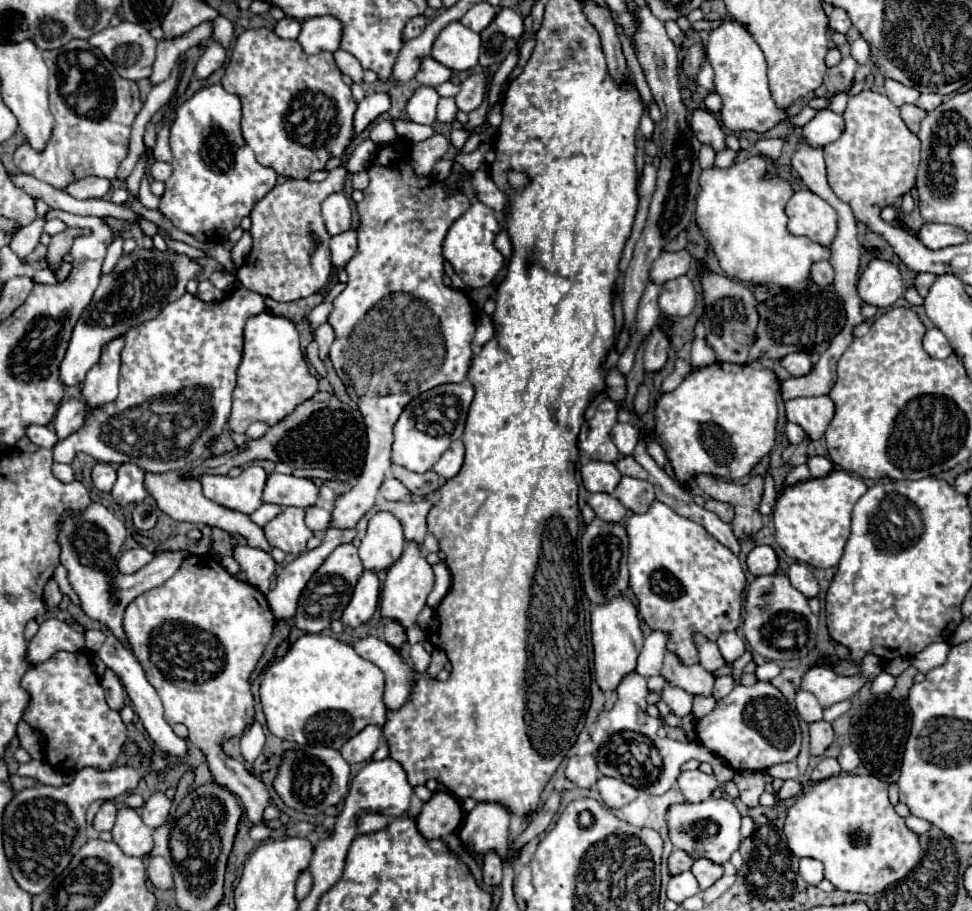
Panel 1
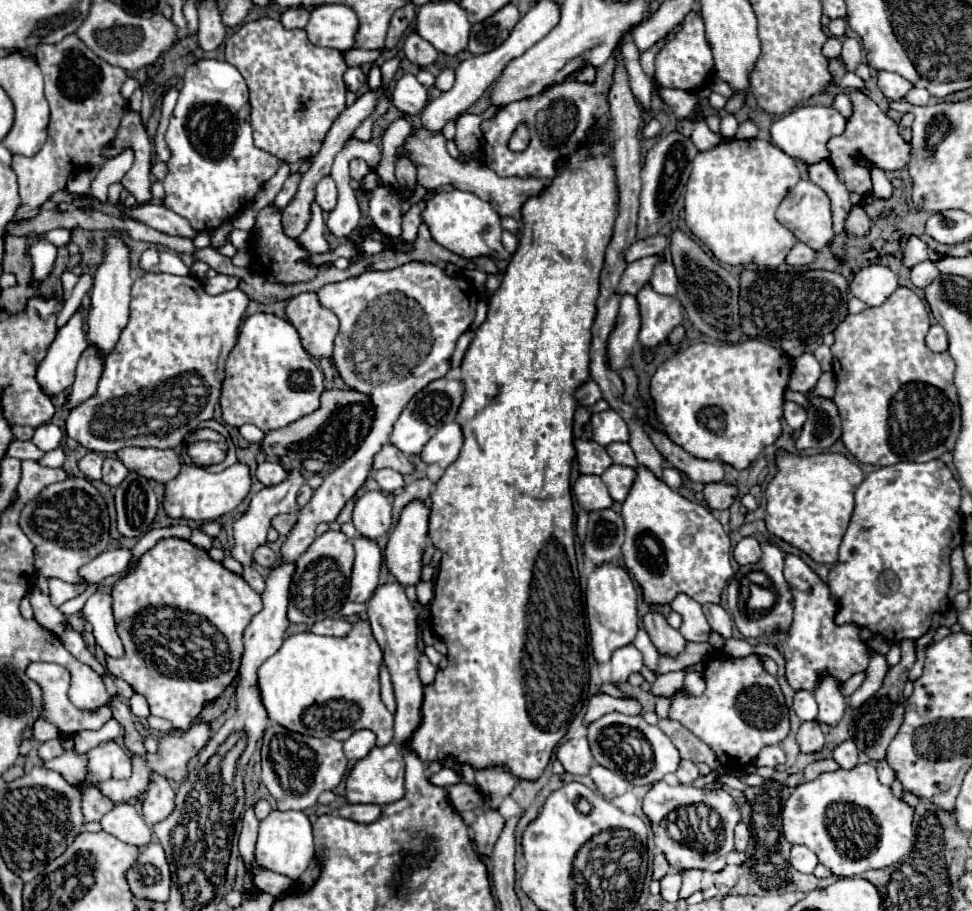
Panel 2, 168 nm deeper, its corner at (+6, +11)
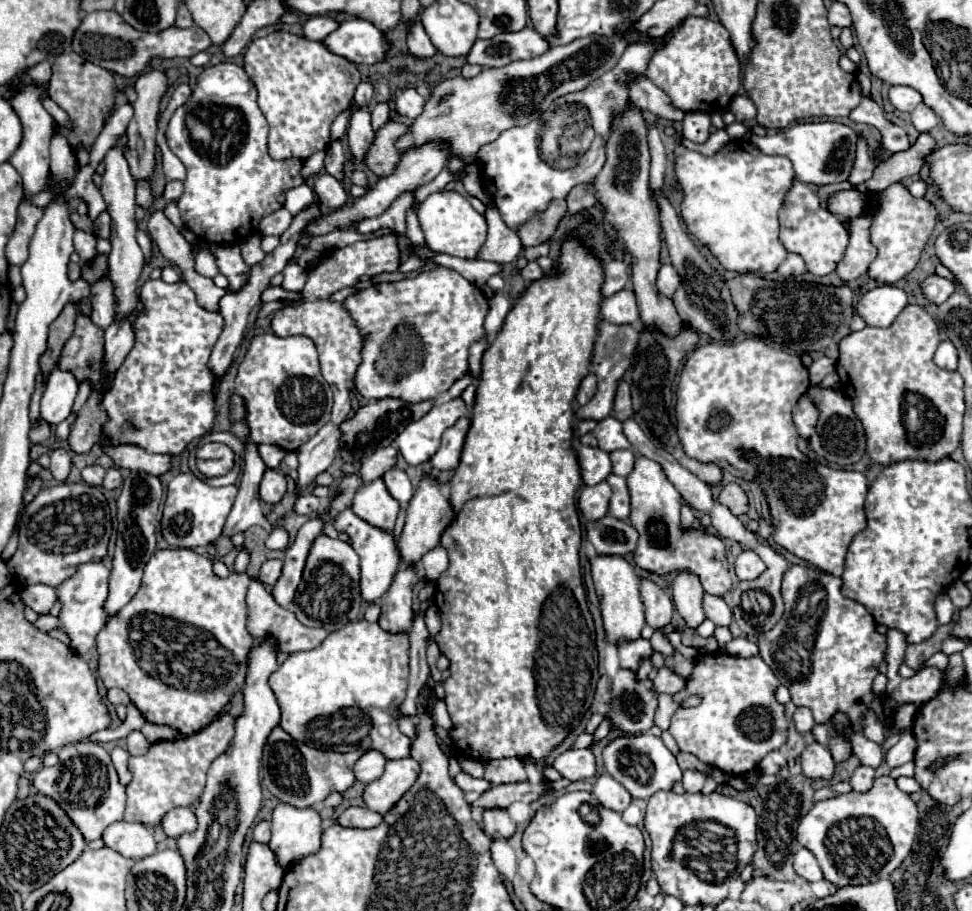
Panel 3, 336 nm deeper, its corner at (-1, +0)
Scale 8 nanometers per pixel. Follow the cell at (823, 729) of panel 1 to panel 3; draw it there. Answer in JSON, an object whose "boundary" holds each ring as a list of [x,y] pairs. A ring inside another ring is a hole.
{"boundary":[[[812,742],[802,752],[802,772],[810,780],[832,780],[834,760],[826,746]]]}

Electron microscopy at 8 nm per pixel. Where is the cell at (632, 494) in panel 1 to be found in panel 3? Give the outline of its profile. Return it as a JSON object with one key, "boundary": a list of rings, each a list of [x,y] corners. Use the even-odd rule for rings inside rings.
{"boundary":[[[610,474],[608,480],[606,480],[612,488],[612,498],[610,498],[610,508],[608,508],[608,514],[620,518],[620,520],[626,520],[628,514],[630,514],[630,496],[628,496],[628,486],[626,486],[626,480],[622,476],[616,476],[616,474]]]}

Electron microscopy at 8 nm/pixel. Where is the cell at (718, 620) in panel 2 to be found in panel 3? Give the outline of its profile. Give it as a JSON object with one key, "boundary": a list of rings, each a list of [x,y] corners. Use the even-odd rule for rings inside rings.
{"boundary":[[[704,594],[702,608],[704,608],[706,618],[712,620],[716,626],[730,626],[732,610],[728,608],[728,604],[724,602],[722,596],[708,596],[708,594]]]}

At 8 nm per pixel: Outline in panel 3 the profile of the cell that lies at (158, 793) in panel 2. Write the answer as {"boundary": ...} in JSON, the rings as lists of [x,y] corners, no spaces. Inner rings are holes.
{"boundary":[[[174,808],[162,820],[162,830],[170,838],[180,838],[182,834],[194,832],[198,828],[198,820],[192,808]]]}

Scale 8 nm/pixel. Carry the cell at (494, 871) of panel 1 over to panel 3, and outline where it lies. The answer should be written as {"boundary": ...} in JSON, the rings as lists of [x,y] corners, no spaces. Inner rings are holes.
{"boundary":[[[504,808],[484,810],[482,824],[484,824],[484,832],[488,832],[492,838],[498,838],[498,836],[510,838],[514,834],[514,822],[510,820],[510,816]]]}

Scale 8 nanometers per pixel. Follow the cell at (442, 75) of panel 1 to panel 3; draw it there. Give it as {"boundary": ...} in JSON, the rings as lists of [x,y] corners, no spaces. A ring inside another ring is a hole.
{"boundary":[[[412,20],[408,24],[408,32],[406,32],[406,42],[408,42],[408,50],[410,54],[414,56],[420,56],[420,58],[426,58],[426,56],[432,56],[436,52],[436,48],[432,46],[424,26],[420,20]]]}

